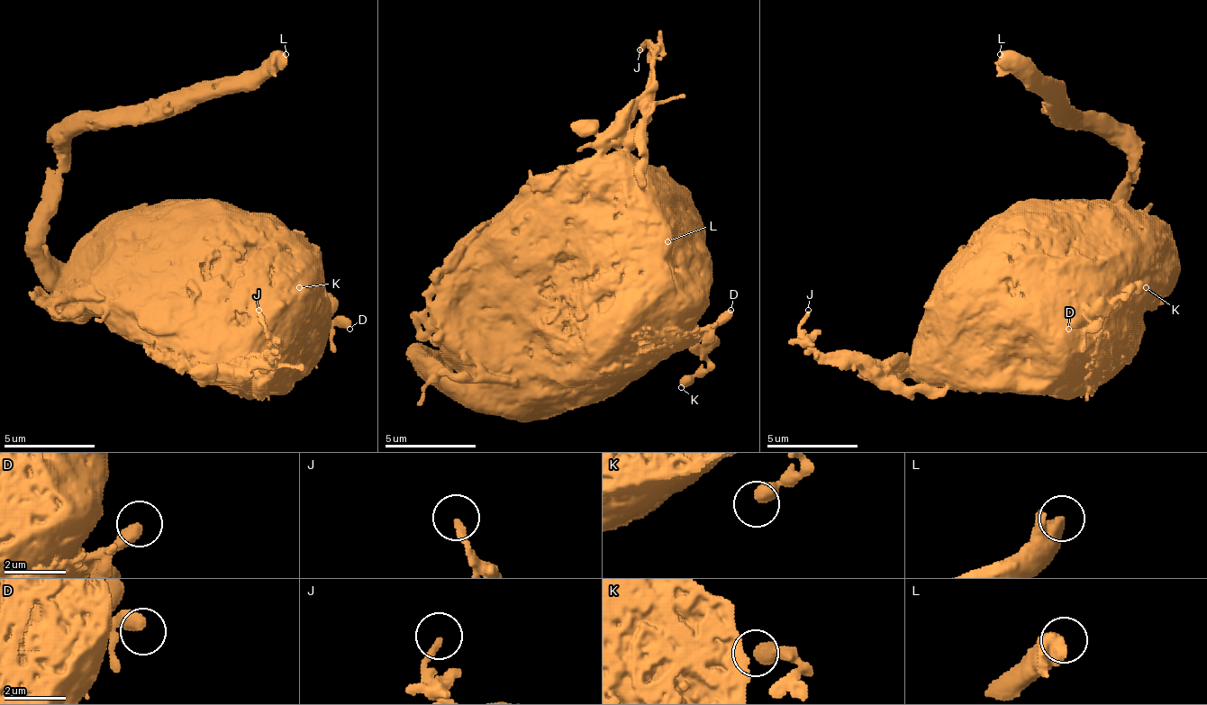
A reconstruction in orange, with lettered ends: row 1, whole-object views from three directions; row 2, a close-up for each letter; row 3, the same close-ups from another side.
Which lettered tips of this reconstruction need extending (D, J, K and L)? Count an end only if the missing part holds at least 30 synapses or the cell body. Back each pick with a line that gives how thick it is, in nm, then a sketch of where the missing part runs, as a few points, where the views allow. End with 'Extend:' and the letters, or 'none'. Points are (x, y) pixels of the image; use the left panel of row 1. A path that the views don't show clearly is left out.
L: 700 nm thick
Extend: L

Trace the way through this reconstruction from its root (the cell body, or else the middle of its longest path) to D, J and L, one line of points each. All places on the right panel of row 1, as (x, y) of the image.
D: (1055, 278), (1040, 265), (1040, 250), (1031, 246), (1031, 260), (1086, 314), (1086, 319), (1077, 319), (1068, 329)
J: (1055, 278), (1040, 265), (1040, 250), (1027, 246), (908, 356), (885, 360), (826, 356), (803, 329), (808, 310)
L: (1055, 278), (1040, 265), (1045, 246), (1086, 246), (1119, 274), (1113, 201), (1128, 155), (1000, 54)

